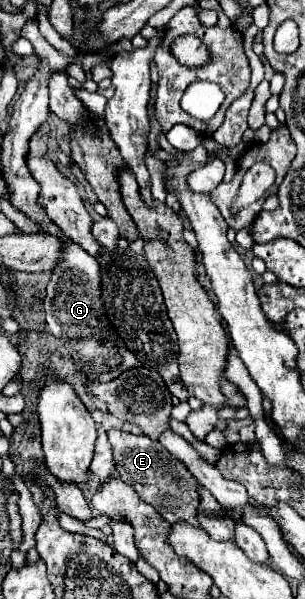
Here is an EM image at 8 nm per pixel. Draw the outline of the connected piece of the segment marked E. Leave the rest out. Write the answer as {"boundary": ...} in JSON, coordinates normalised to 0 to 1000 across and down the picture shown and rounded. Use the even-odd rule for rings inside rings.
{"boundary":[[[397,715],[357,718],[357,741],[377,765],[377,791],[416,805],[469,838],[495,841],[554,875],[613,868],[639,878],[646,871],[646,845],[652,845],[652,821],[633,791],[587,771],[587,765],[548,758],[548,748],[528,738],[495,735],[489,728],[443,728],[403,721]]]}

